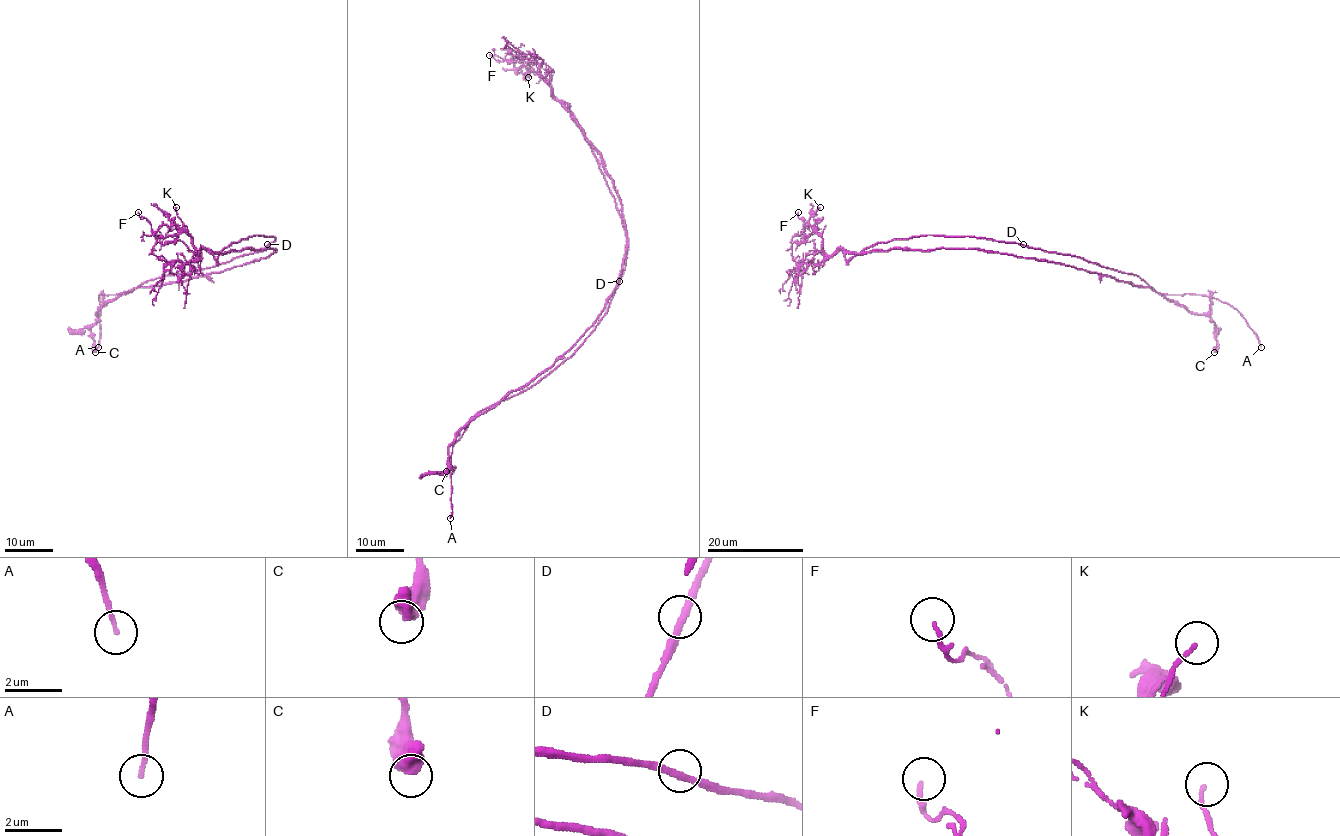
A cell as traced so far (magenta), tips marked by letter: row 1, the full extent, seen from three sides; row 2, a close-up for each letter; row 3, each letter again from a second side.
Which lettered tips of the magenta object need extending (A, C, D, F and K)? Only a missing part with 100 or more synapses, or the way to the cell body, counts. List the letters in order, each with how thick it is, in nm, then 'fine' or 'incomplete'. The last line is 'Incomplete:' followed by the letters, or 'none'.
A: calibre 160 nm; incomplete
C: calibre 650 nm; fine
D: calibre 240 nm; fine
F: calibre 110 nm; fine
K: calibre 120 nm; fine
Incomplete: A

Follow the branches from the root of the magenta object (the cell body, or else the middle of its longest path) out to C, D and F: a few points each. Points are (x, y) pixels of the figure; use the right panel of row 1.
C: (1032, 259), (1060, 262), (1132, 285), (1149, 286), (1190, 313), (1207, 314), (1216, 328), (1214, 352)
D: (1032, 259), (977, 249), (864, 250), (879, 242), (924, 235), (972, 236), (1023, 244)
F: (1032, 259), (945, 248), (861, 253), (840, 249), (828, 255), (816, 232), (804, 237), (804, 219), (798, 212)

